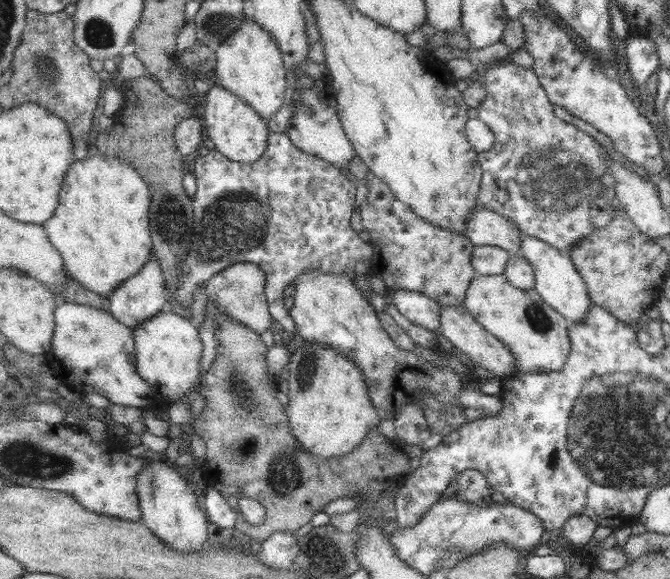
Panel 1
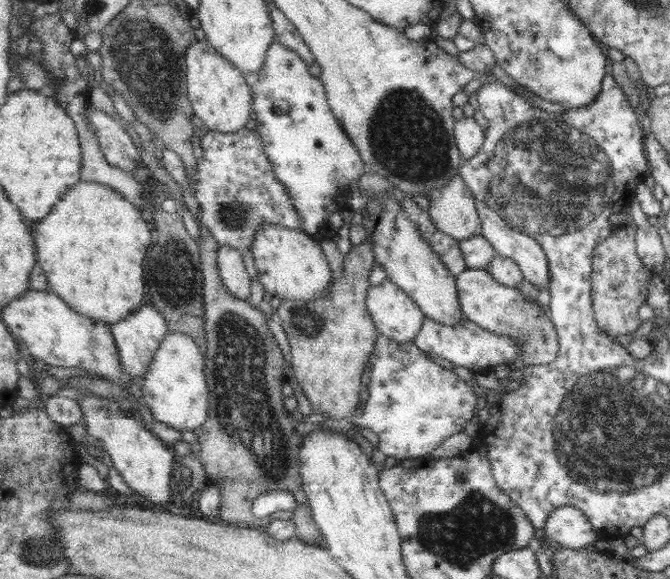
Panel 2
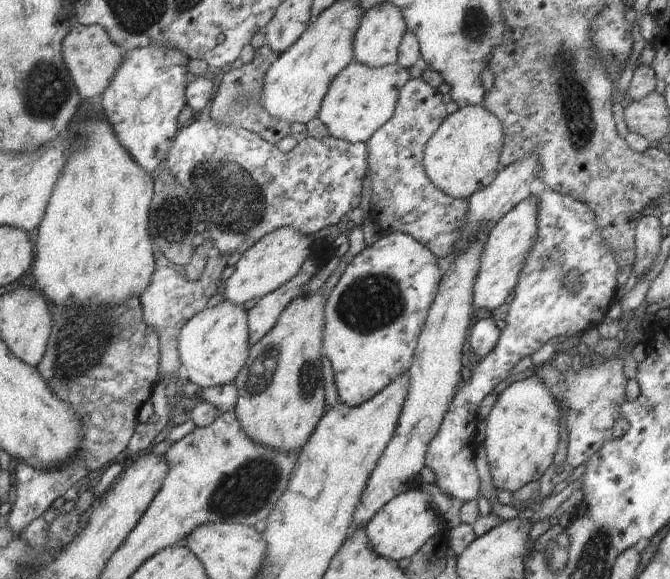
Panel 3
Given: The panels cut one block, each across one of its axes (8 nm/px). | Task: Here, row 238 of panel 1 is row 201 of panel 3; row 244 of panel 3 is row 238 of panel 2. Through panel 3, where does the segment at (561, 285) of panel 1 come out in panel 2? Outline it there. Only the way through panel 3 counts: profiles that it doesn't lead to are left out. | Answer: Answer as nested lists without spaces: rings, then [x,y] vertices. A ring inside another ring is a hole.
[[[476,200],[476,207],[482,219],[482,235],[493,246],[497,255],[510,258],[519,266],[523,278],[531,282],[539,290],[549,287],[550,271],[548,259],[537,240],[526,233],[513,229],[505,217],[502,217],[485,202]]]

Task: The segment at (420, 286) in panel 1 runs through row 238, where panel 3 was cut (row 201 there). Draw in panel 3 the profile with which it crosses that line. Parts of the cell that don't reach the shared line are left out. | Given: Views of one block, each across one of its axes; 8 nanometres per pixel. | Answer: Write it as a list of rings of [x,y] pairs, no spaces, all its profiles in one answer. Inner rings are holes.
[[[424,78],[412,79],[401,92],[399,108],[395,117],[384,125],[374,138],[367,143],[371,154],[371,170],[368,176],[372,184],[371,202],[372,215],[381,224],[383,234],[402,231],[419,239],[431,247],[441,261],[448,261],[455,254],[456,243],[462,238],[467,225],[470,202],[468,199],[457,199],[445,193],[431,178],[425,165],[427,146],[432,137],[439,132],[440,127],[447,121],[448,106],[444,102],[444,93]]]

